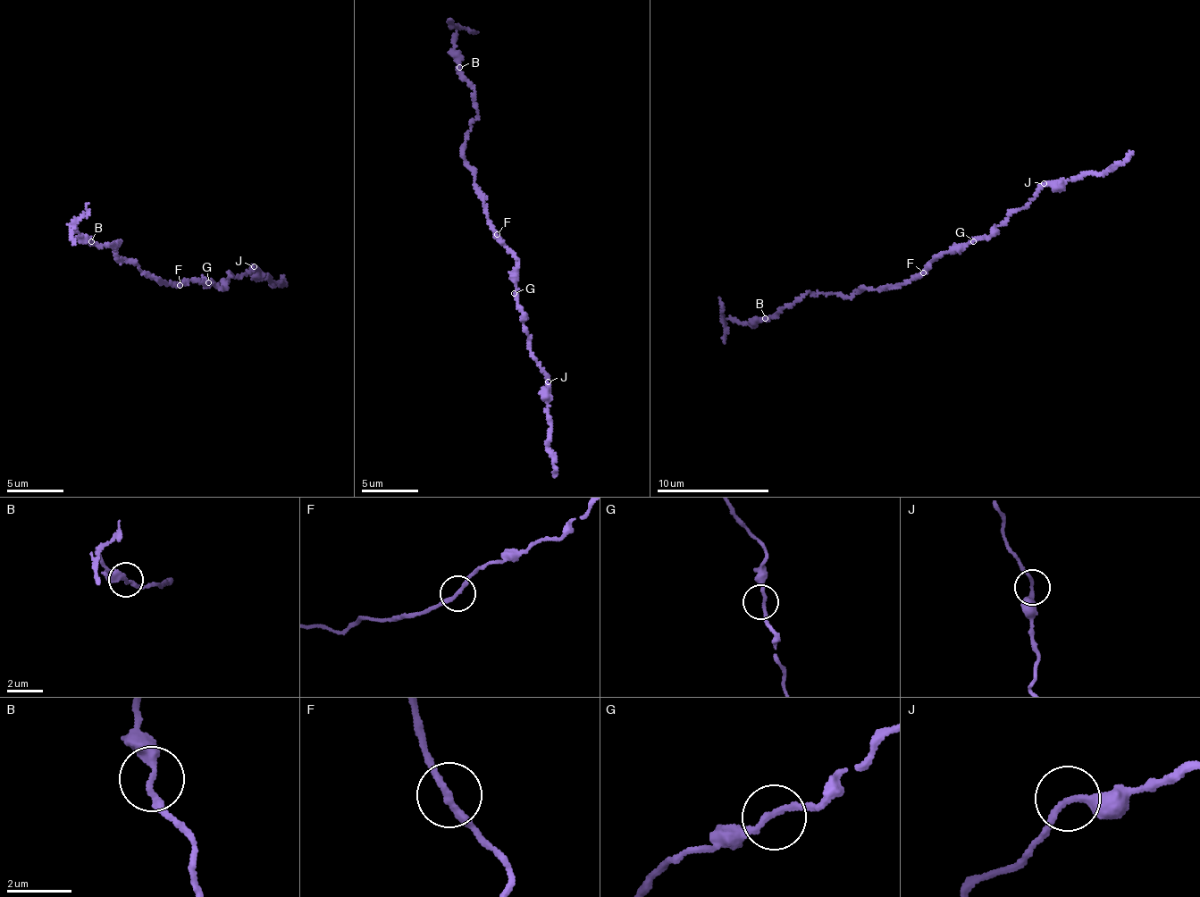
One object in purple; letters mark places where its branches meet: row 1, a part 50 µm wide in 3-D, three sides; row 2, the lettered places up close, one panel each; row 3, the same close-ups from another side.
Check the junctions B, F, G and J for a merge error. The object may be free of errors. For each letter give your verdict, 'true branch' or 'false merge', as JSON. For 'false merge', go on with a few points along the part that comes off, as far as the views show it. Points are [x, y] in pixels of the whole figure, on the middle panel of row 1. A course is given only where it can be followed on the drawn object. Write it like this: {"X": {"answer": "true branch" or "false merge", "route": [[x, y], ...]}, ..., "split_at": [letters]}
{"B": {"answer": "false merge", "route": [[460, 68], [454, 44], [457, 30], [451, 19]]}, "F": {"answer": "true branch"}, "G": {"answer": "true branch"}, "J": {"answer": "true branch"}, "split_at": ["B"]}

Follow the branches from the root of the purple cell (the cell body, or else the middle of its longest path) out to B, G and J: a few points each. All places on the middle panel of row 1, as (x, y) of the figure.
B: (494, 231), (484, 194), (465, 162), (465, 134), (478, 110), (472, 83), (460, 68)
G: (494, 231), (494, 237), (516, 260), (514, 293)
J: (494, 231), (494, 237), (516, 260), (516, 308), (524, 315), (530, 356), (547, 382)

